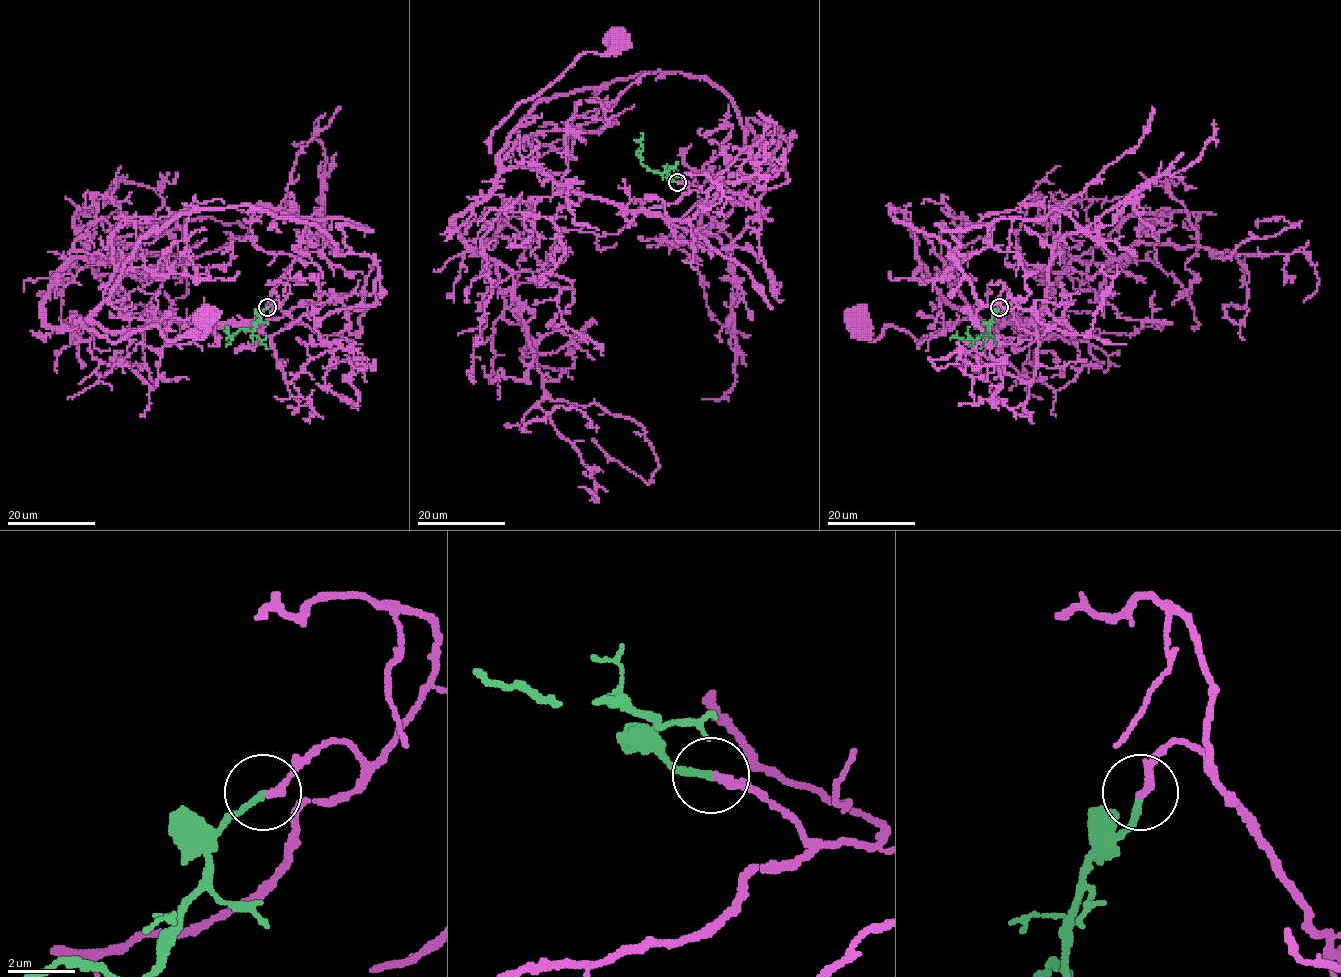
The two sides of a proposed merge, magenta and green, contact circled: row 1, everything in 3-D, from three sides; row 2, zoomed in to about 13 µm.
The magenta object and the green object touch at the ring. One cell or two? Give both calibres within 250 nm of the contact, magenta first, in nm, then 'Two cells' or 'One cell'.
Thickness 240 nm (magenta) against 190 nm. One cell

